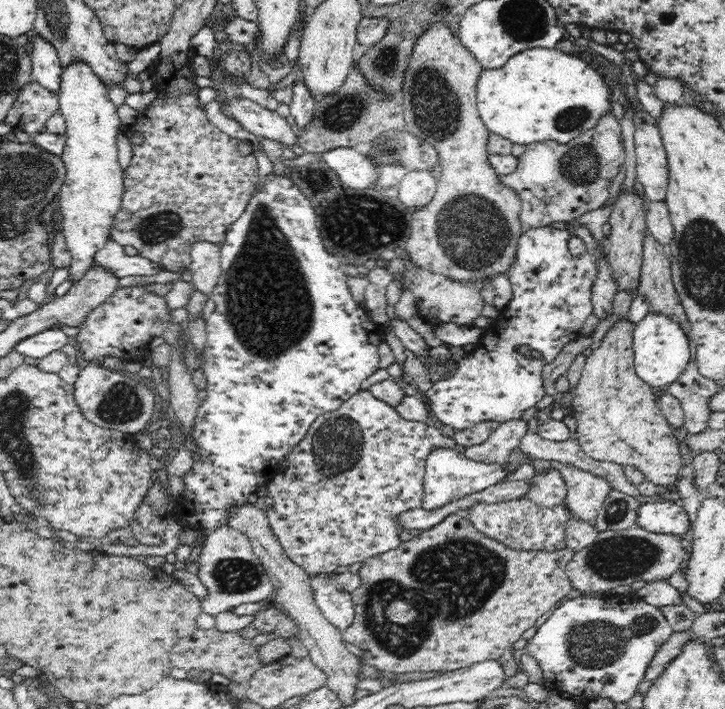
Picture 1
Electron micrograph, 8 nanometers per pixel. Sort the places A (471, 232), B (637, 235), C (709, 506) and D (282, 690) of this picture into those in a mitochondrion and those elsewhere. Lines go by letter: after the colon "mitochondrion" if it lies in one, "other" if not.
A: mitochondrion
B: other
C: other
D: other

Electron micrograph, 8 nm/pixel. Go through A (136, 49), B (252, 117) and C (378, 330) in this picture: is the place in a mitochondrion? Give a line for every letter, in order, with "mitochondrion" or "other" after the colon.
A: other
B: other
C: other

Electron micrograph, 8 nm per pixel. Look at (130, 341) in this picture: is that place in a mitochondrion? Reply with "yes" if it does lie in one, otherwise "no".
no

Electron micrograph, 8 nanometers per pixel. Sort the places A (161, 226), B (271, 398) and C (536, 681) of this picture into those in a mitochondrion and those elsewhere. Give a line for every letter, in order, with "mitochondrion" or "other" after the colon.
A: mitochondrion
B: other
C: other

